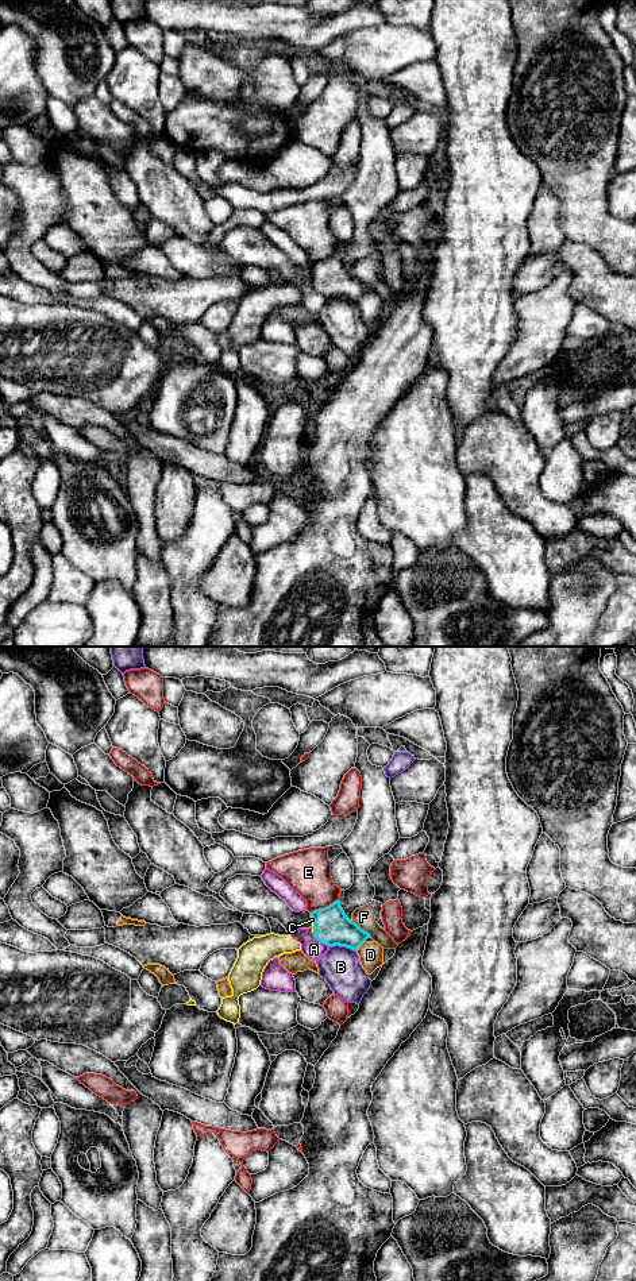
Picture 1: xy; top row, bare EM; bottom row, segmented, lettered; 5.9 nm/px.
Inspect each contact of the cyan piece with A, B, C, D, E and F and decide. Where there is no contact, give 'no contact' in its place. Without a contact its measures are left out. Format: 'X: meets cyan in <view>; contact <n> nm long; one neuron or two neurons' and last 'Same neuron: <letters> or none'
A: meets cyan in xy; contact 130 nm long; two neurons
B: meets cyan in xy; contact 170 nm long; two neurons
C: meets cyan in xy; contact 110 nm long; one neuron
D: meets cyan in xy; contact 90 nm long; two neurons
E: meets cyan in xy; contact 190 nm long; two neurons
F: meets cyan in xy; contact 160 nm long; two neurons
Same neuron: C

